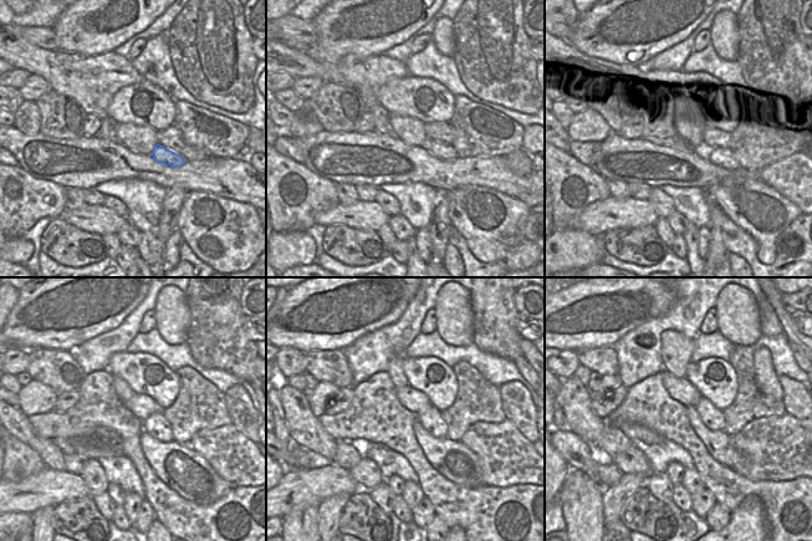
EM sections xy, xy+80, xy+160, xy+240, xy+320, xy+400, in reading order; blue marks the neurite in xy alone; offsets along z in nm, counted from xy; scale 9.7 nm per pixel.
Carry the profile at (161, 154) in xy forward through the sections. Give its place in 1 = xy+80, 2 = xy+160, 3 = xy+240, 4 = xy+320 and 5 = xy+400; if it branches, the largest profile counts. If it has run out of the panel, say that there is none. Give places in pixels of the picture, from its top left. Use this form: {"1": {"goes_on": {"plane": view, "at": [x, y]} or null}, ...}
{"1": {"goes_on": {"plane": "xy+80", "at": [438, 149]}}, "2": {"goes_on": {"plane": "xy+160", "at": [719, 156]}}, "3": {"goes_on": {"plane": "xy+240", "at": [157, 425]}}, "4": {"goes_on": {"plane": "xy+320", "at": [430, 419]}}, "5": {"goes_on": {"plane": "xy+400", "at": [714, 419]}}}

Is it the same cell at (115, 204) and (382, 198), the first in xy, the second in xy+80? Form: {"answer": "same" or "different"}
{"answer": "same"}

